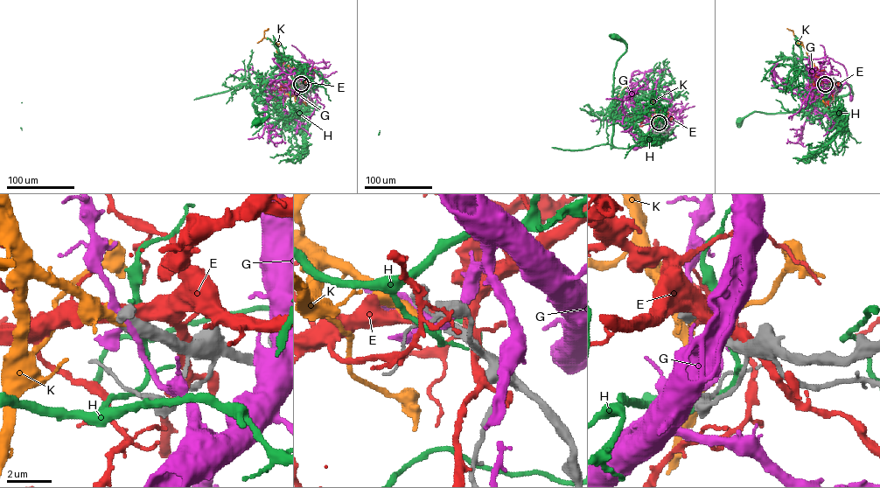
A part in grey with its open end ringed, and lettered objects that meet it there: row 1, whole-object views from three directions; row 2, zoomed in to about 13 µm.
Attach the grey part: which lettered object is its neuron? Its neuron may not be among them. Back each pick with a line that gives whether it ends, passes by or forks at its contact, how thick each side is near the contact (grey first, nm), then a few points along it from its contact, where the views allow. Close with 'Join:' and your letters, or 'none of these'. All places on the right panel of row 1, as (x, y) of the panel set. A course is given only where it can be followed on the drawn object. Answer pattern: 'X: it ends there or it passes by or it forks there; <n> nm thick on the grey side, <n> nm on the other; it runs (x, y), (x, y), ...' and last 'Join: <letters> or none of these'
K: it ends there; 440 nm thick on the grey side, 500 nm on the other; it runs (825, 84), (815, 73), (806, 50), (796, 41), (792, 31), (786, 28)
Join: K

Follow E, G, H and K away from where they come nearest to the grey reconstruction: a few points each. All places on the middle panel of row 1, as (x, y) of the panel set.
E: (659, 122), (644, 116), (631, 122), (642, 126)
G: (659, 122), (660, 118), (653, 120), (646, 144), (636, 148)
H: (660, 122), (641, 113), (631, 120), (611, 116), (614, 69), (617, 60), (625, 52), (626, 45), (613, 37)
K: (659, 122), (634, 104), (633, 95), (622, 94), (625, 84)

